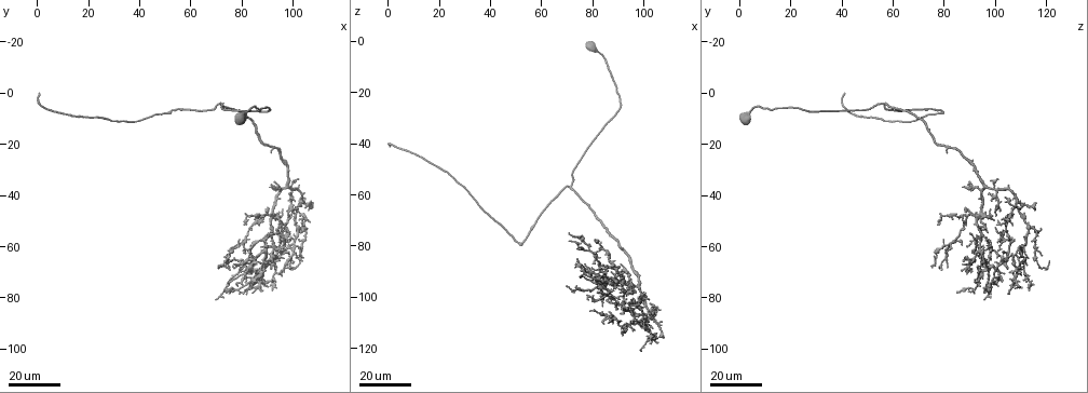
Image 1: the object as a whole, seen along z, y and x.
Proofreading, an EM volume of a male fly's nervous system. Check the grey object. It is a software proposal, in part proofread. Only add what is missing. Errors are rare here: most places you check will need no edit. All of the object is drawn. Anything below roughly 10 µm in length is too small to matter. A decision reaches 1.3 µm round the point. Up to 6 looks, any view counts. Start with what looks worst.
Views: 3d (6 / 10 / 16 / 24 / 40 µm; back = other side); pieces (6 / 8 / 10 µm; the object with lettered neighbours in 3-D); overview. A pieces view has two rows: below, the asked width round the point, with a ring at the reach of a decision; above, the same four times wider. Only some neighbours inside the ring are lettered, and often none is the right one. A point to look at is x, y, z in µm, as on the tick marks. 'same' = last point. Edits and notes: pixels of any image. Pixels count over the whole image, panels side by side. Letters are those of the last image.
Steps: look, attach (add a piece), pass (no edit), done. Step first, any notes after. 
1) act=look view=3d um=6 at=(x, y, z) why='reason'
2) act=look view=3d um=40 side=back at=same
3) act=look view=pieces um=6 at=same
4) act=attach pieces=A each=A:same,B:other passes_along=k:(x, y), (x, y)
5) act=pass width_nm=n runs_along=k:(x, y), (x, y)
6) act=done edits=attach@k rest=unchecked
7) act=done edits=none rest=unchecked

act=look view=3d um=16 at=(1, 0, 40) why='branch stops here'

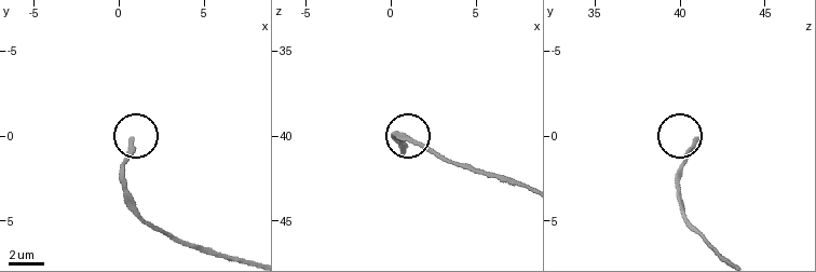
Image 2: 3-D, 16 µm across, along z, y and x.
act=look view=pieces um=6 at=(0.8, 0.2, 41.0) why='what lies round it'

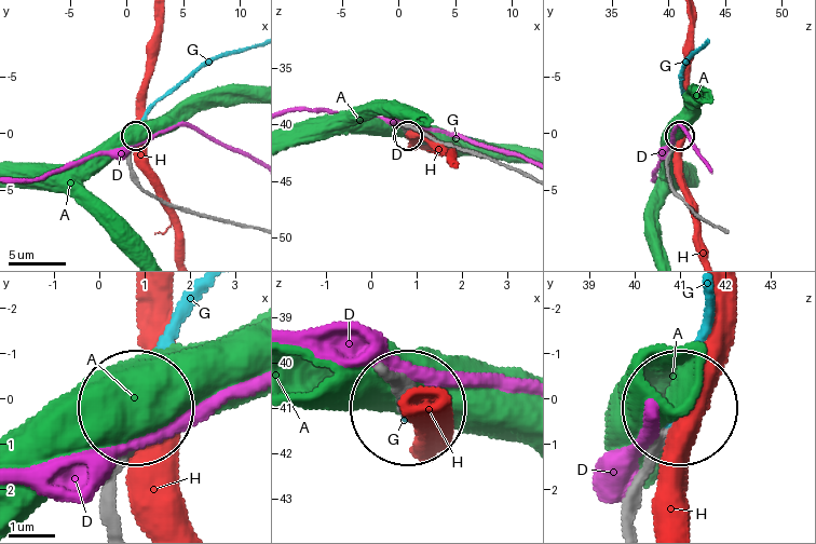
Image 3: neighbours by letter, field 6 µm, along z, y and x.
act=attach pieces=G each=A:other,D:other,G:same,H:other passes_along=3:(637, 520), (637, 486), (707, 300) found='the neuron continues'

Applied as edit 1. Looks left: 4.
act=look view=3d um=24 at=(98, 63, 102) why='free end'

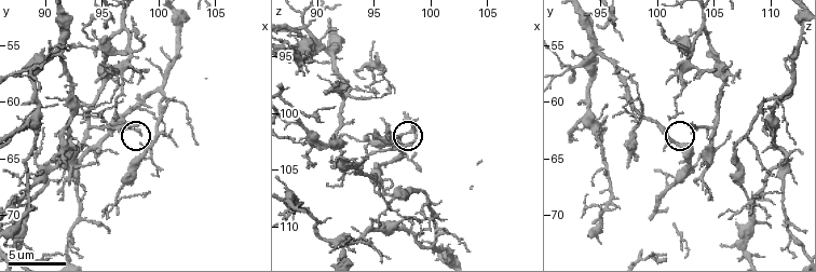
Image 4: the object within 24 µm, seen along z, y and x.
act=look view=pieces um=10 at=(98.2, 62.2, 102.8)

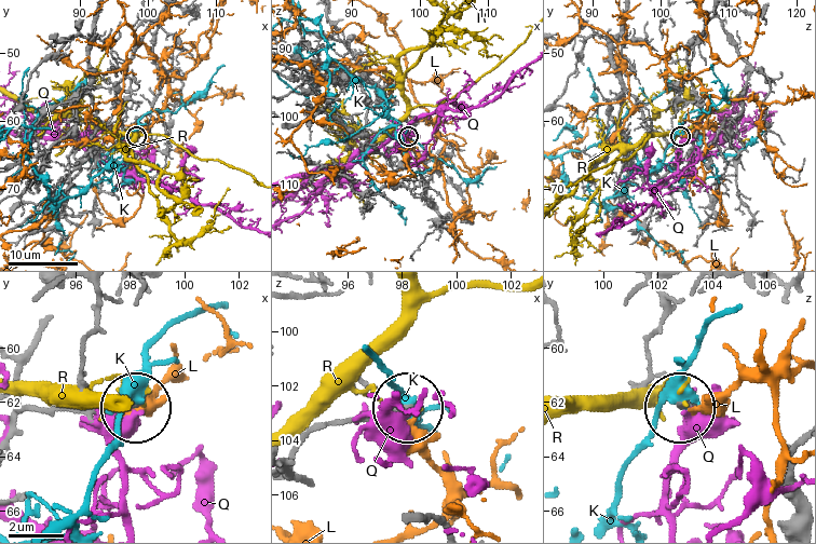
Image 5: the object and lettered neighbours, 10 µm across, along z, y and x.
act=pass each=K:other,L:other,Q:other,R:other found='no lettered piece goes on from it'

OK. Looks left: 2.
act=look view=pieces um=6 at=(98.2, 63.0, 109.6) why='tapers out'

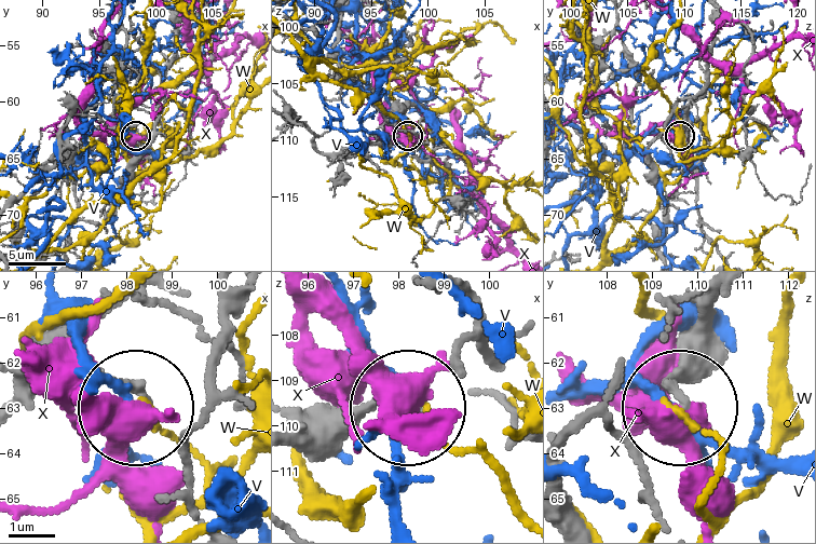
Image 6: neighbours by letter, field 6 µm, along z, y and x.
act=pass width_nm=180 each=V:other,W:other,X:other found='no lettered piece goes on from it'

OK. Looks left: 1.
act=done edits=attach@3 rest=unchecked

